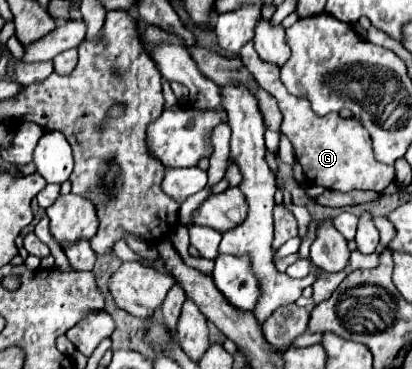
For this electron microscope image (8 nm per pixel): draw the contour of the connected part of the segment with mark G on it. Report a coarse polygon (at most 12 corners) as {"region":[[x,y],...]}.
{"region":[[240,59],[278,101],[310,185],[382,193],[394,167],[376,161],[358,119],[314,115],[290,95],[280,69]]}

